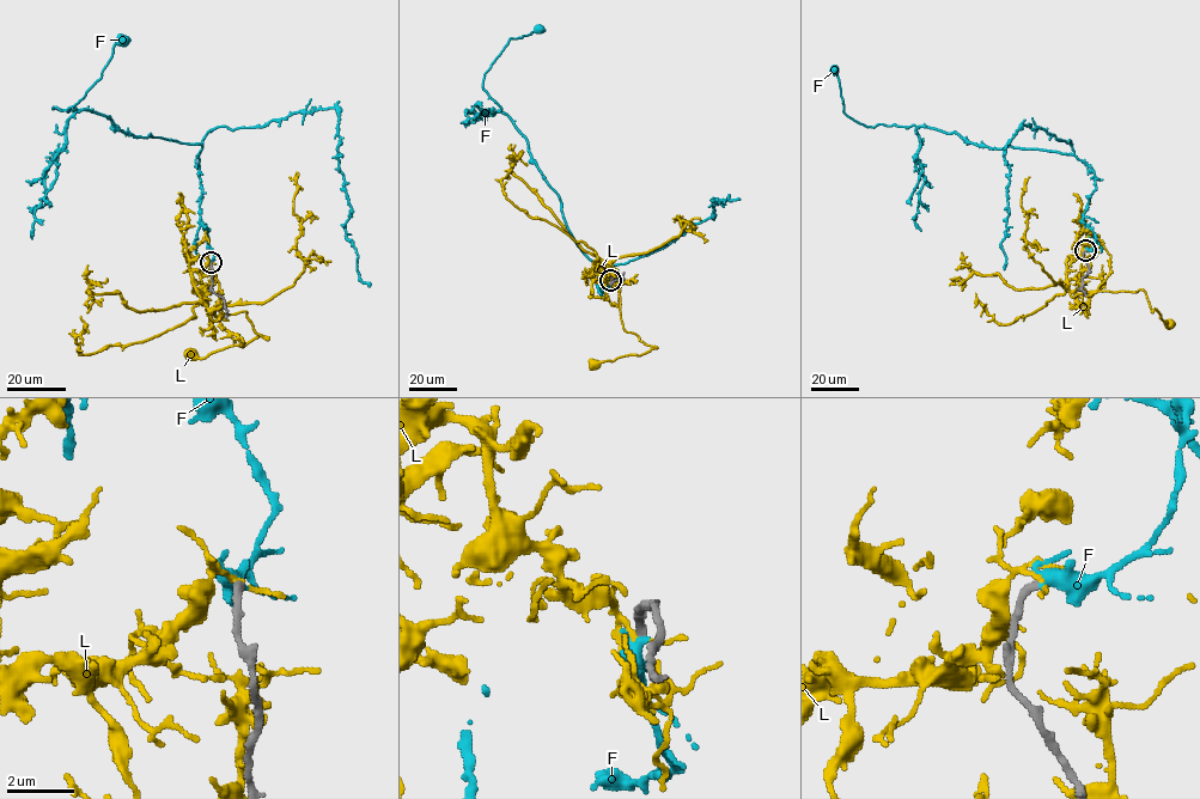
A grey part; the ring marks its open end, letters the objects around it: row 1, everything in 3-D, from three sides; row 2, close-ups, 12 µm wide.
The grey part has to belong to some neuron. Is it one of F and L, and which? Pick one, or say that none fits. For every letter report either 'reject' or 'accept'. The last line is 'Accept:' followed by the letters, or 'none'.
F: accept
L: reject
Accept: F

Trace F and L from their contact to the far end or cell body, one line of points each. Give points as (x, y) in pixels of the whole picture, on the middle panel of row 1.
F: (610, 280), (601, 291), (603, 268), (574, 241), (527, 138), (482, 87), (510, 38), (538, 28)
L: (610, 280), (596, 261), (610, 266), (623, 329), (656, 347), (640, 355), (595, 363)

